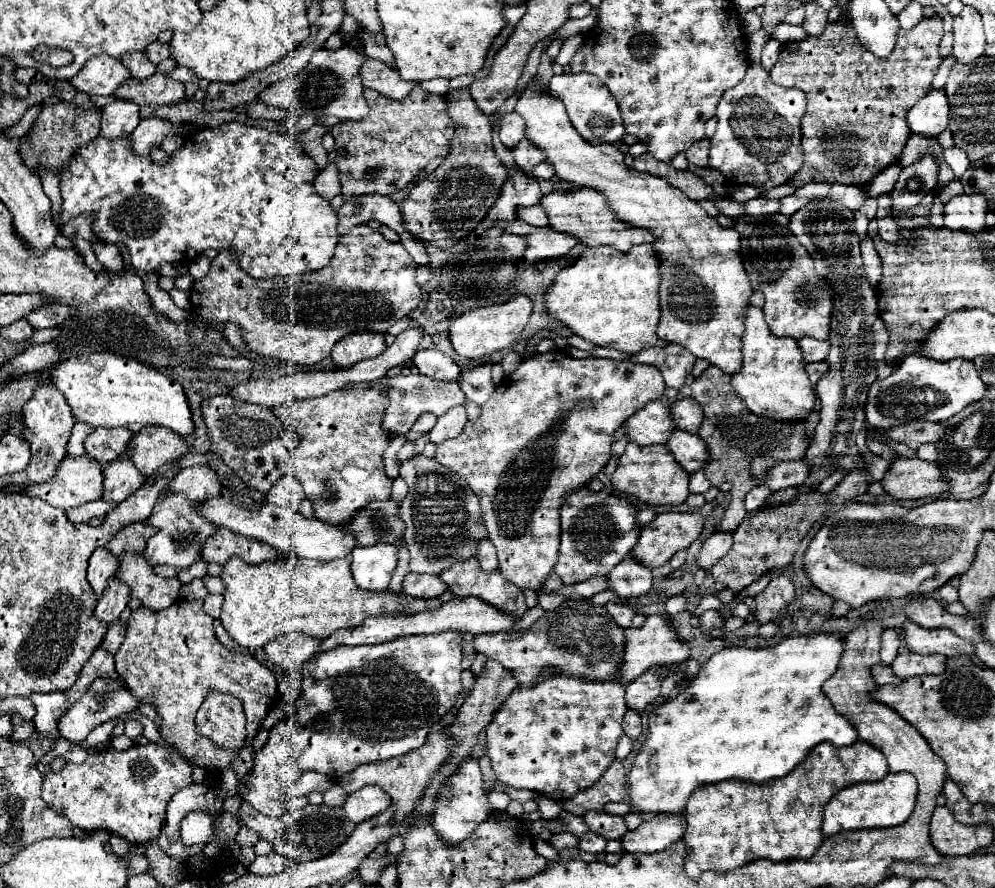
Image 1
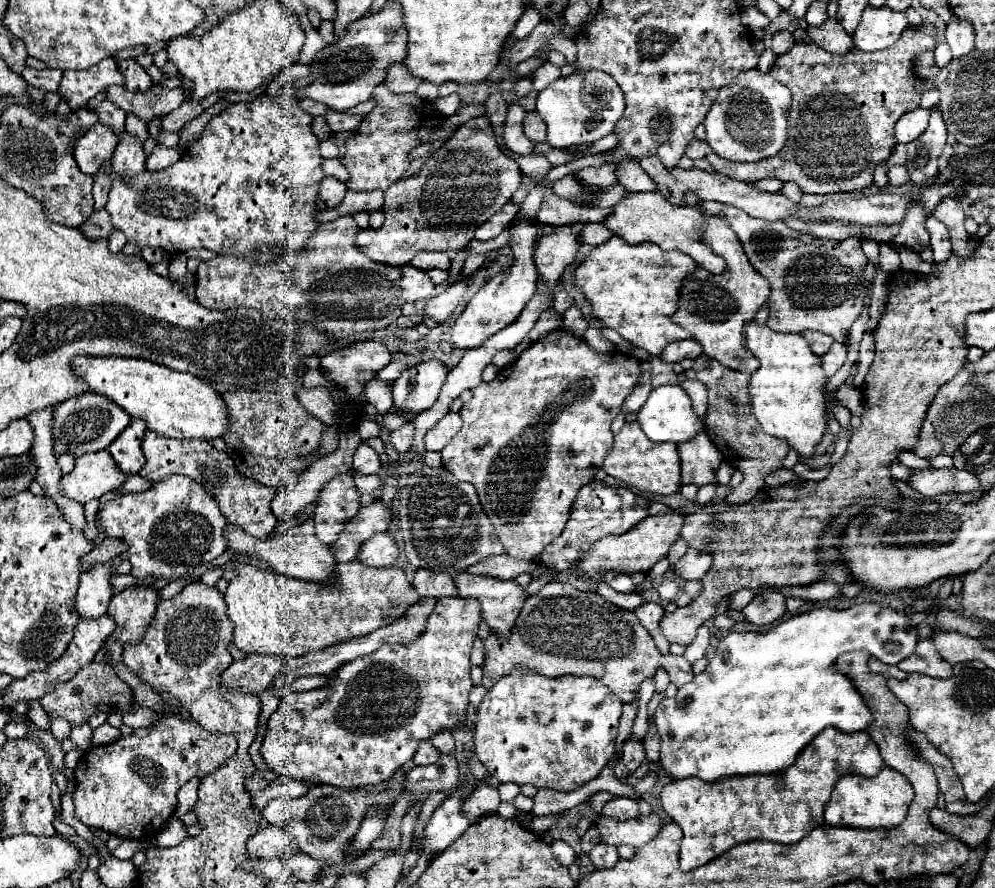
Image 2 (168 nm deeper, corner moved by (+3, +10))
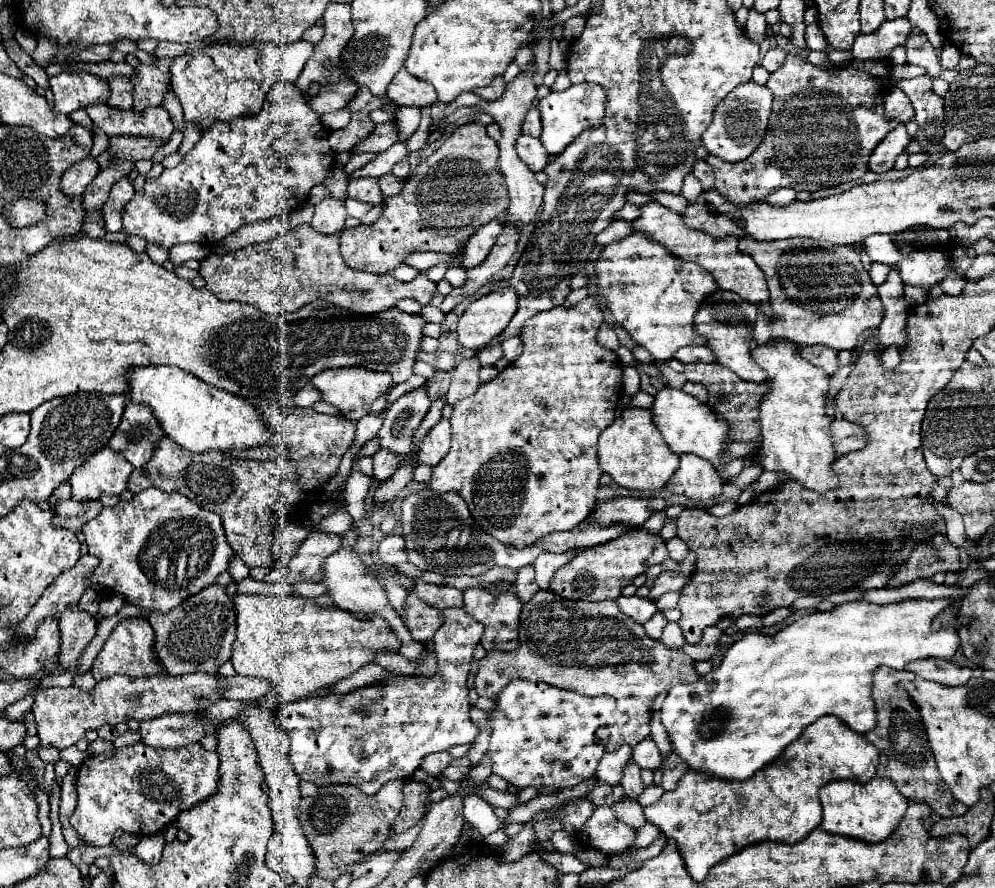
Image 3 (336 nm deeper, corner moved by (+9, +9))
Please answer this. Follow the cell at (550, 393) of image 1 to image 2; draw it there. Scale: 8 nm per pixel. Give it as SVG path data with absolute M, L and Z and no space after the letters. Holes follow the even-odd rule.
M554 330L532 342L510 366L498 372L494 382L482 382L472 390L472 400L460 410L462 430L444 446L442 462L456 480L470 482L476 488L484 512L494 518L498 540L508 556L518 560L538 558L560 536L578 490L592 482L602 468L614 440L610 424L620 414L626 396L638 386L640 366L638 358L620 352L598 354L582 338Z

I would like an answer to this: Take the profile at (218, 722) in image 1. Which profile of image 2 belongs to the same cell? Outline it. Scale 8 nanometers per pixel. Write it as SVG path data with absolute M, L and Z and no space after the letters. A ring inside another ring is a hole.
M164 714L152 728L138 728L132 736L120 738L118 742L106 746L92 746L88 752L82 754L78 766L74 768L76 778L76 792L74 792L74 806L76 818L92 828L106 830L108 834L128 838L128 840L148 840L158 836L162 826L174 816L176 810L176 792L194 776L202 778L220 768L234 752L236 752L236 738L232 734L214 736L206 728L200 728L192 716L182 718L174 714Z

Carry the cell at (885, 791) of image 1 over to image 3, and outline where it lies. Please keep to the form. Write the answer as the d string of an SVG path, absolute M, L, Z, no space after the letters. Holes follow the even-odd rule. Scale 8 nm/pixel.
M874 777L868 783L856 781L830 781L820 789L820 801L824 807L822 827L830 833L850 835L868 843L886 841L898 827L906 813L908 801L898 793L896 785L886 777Z

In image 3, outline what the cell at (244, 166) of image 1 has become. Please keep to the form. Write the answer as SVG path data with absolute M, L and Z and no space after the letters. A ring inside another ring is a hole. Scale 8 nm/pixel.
M278 83L264 99L264 107L256 117L238 117L230 123L214 123L202 133L194 149L174 169L164 169L158 179L150 179L142 193L126 205L124 233L144 237L148 243L172 247L178 243L212 245L240 229L244 223L256 223L270 217L290 215L306 203L314 185L322 183L336 163L336 153L326 141L330 131L320 123L318 113L306 103L296 85Z

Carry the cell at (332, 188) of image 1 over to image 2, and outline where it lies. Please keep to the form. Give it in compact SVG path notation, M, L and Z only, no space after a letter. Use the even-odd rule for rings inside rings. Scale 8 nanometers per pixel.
M326 176L320 182L320 200L326 202L326 206L340 204L340 200L344 198L344 192L346 192L346 184L336 180L334 176Z

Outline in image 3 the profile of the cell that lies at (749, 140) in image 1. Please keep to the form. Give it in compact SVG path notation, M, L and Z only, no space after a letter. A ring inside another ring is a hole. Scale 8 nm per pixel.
M754 81L744 83L738 89L734 89L726 97L726 101L716 105L714 119L702 135L702 143L708 149L708 153L730 163L744 161L748 155L752 155L752 151L758 147L758 143L762 141L766 133L768 117L772 111L772 101L774 101L772 93Z

